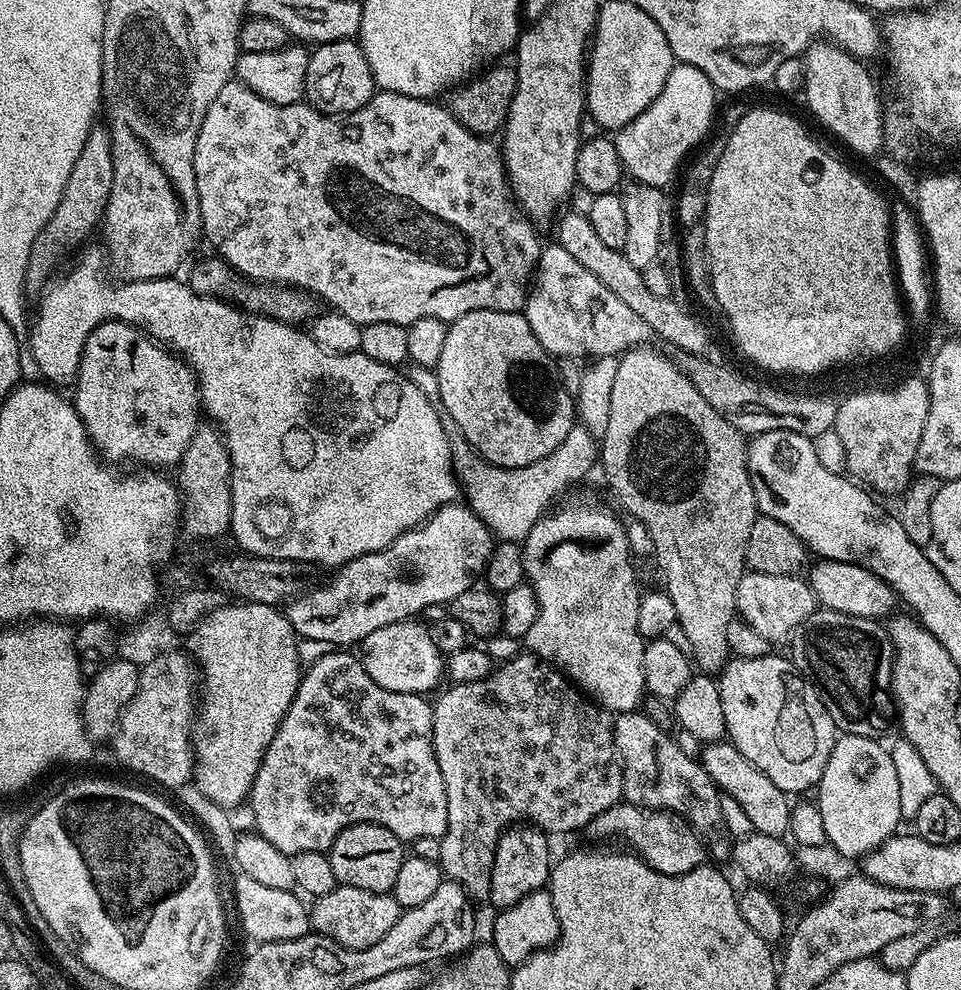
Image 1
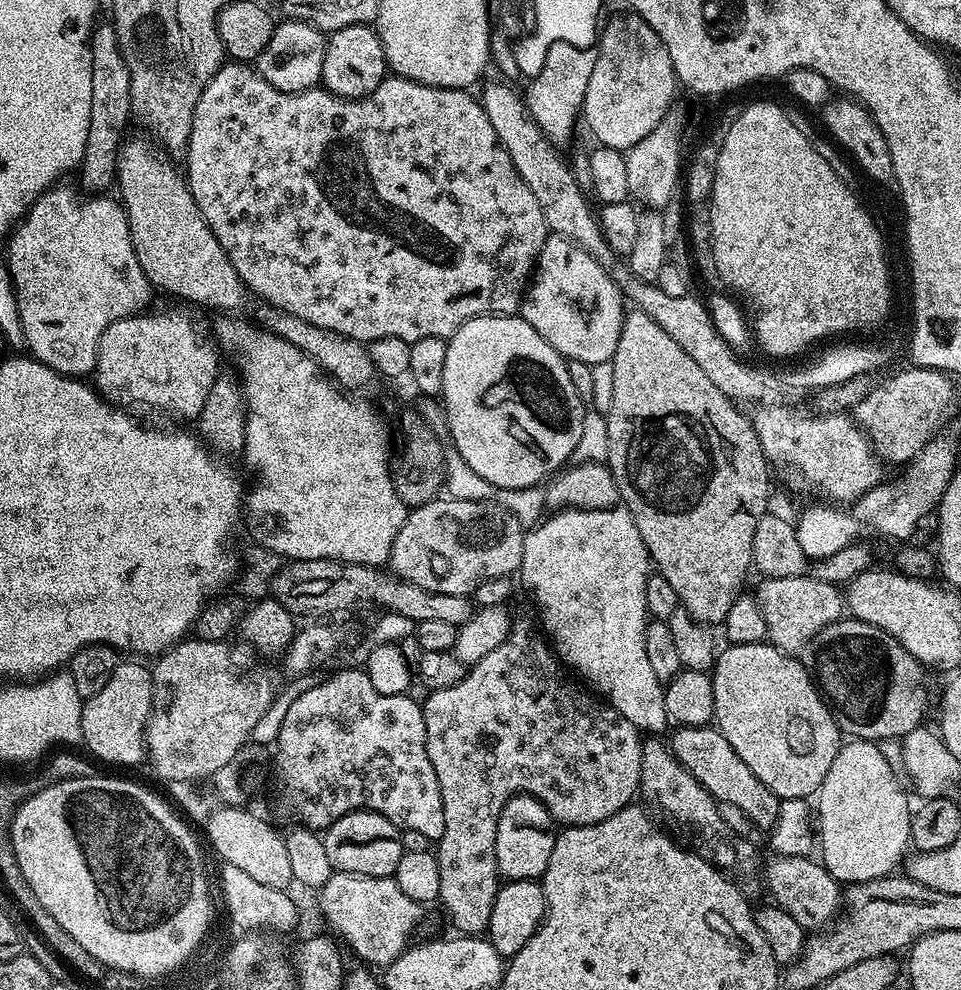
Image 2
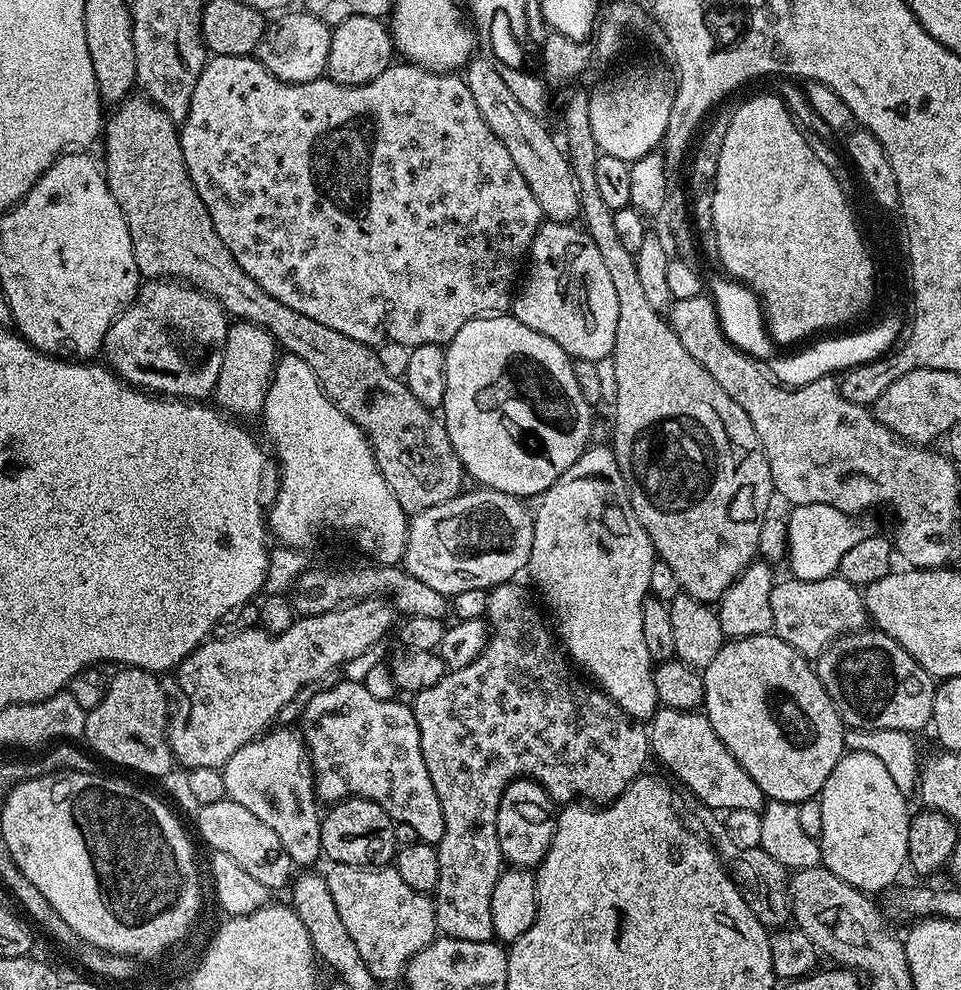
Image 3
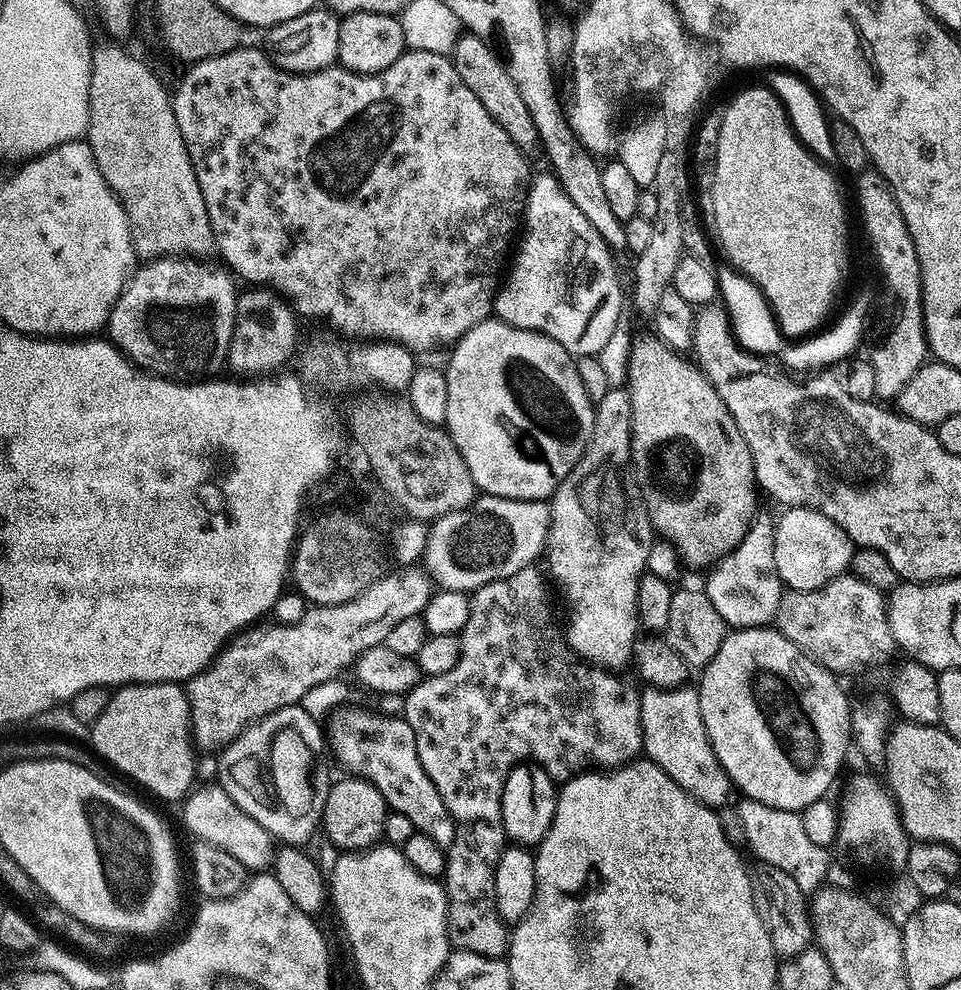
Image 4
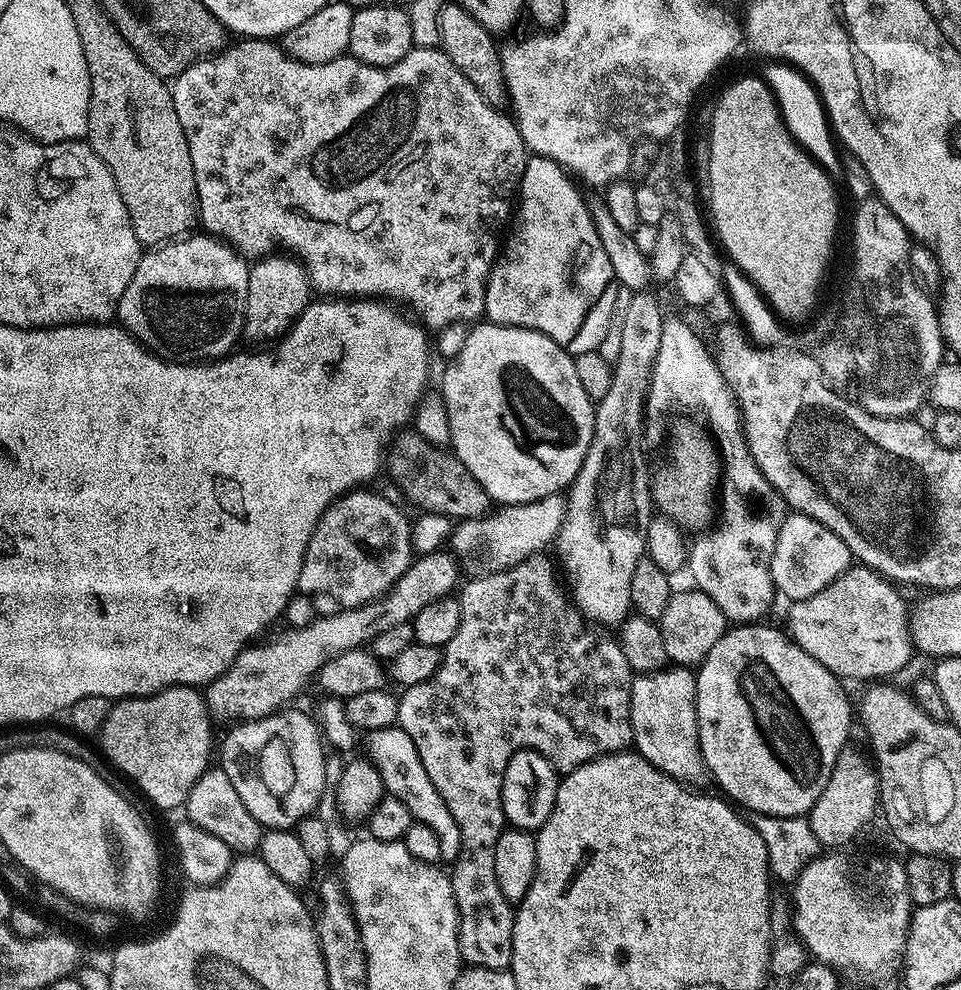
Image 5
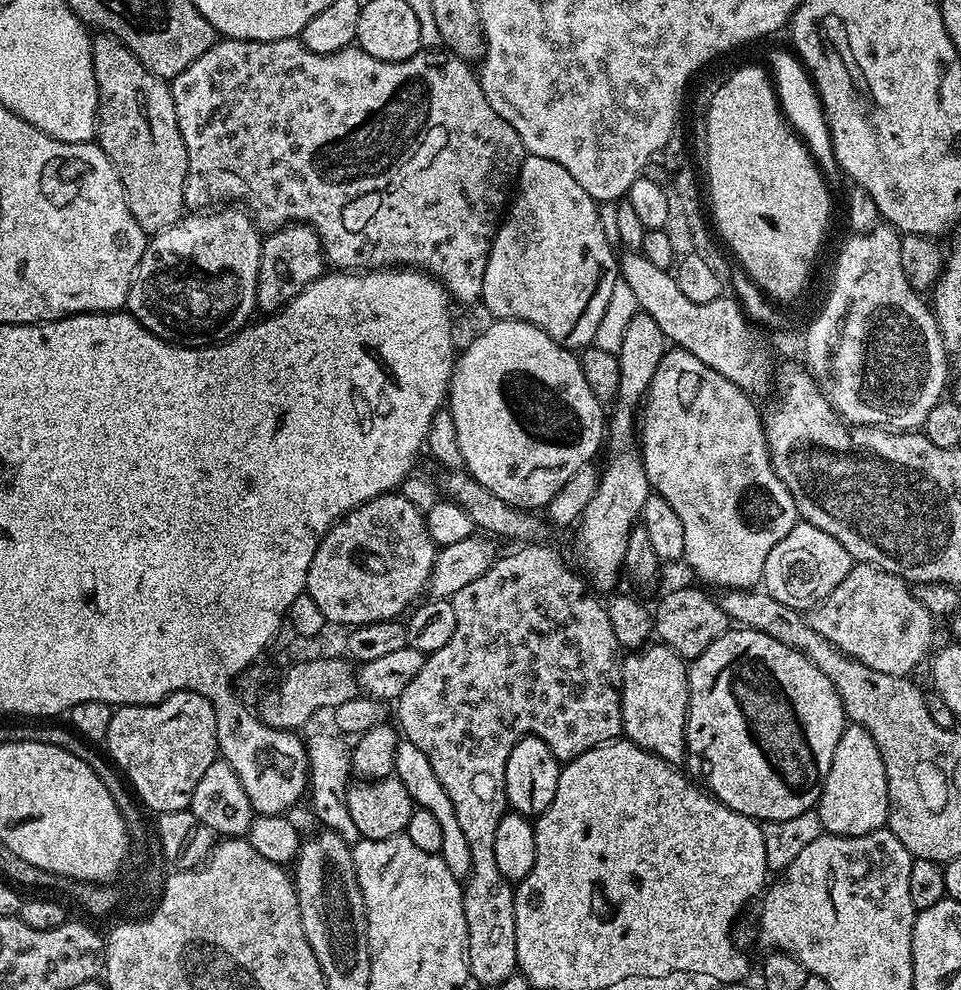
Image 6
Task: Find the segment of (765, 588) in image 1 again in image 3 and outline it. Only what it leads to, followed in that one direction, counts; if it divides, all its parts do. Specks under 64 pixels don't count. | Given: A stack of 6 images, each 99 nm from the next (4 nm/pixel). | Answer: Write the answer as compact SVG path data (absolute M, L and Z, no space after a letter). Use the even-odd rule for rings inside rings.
M837 574L821 580L797 580L787 578L773 583L770 594L770 610L774 614L772 632L785 640L796 652L805 658L815 658L824 651L825 647L843 636L846 632L863 629L869 623L868 611L864 609L864 598L859 587L851 584L843 576Z

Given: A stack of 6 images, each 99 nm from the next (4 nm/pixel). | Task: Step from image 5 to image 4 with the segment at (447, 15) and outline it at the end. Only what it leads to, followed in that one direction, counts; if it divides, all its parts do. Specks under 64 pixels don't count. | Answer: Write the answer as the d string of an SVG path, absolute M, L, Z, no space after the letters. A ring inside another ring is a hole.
M471 34L461 35L460 40L454 46L450 59L452 65L458 70L462 82L474 90L478 102L486 106L490 118L510 134L510 138L522 150L536 148L540 135L534 126L534 118L530 118L530 110L526 110L526 102L522 102L522 94L518 94L518 86L514 86L514 78L510 78L508 65L494 49L488 45L489 41L482 36Z

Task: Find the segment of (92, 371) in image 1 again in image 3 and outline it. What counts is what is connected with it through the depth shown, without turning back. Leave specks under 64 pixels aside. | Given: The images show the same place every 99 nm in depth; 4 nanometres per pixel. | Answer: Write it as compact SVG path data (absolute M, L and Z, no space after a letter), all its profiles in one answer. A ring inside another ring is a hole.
M168 278L148 280L110 326L102 356L107 367L137 390L200 402L215 390L229 325L228 313L213 296Z

